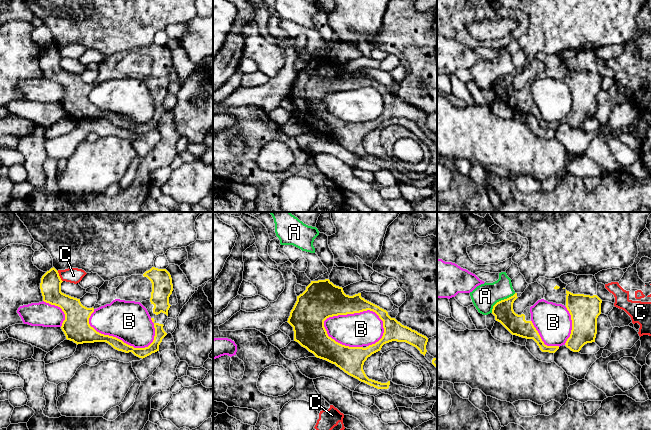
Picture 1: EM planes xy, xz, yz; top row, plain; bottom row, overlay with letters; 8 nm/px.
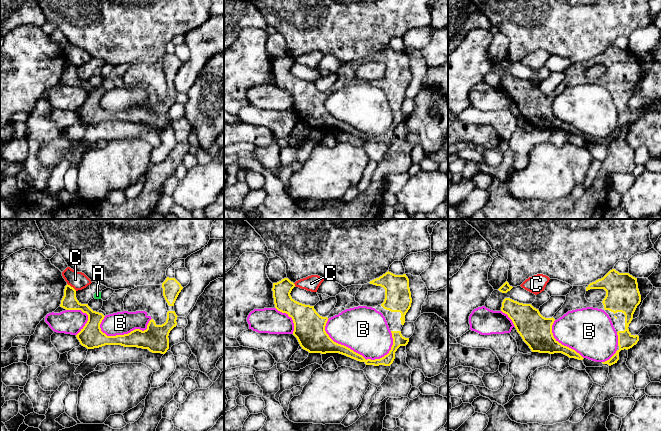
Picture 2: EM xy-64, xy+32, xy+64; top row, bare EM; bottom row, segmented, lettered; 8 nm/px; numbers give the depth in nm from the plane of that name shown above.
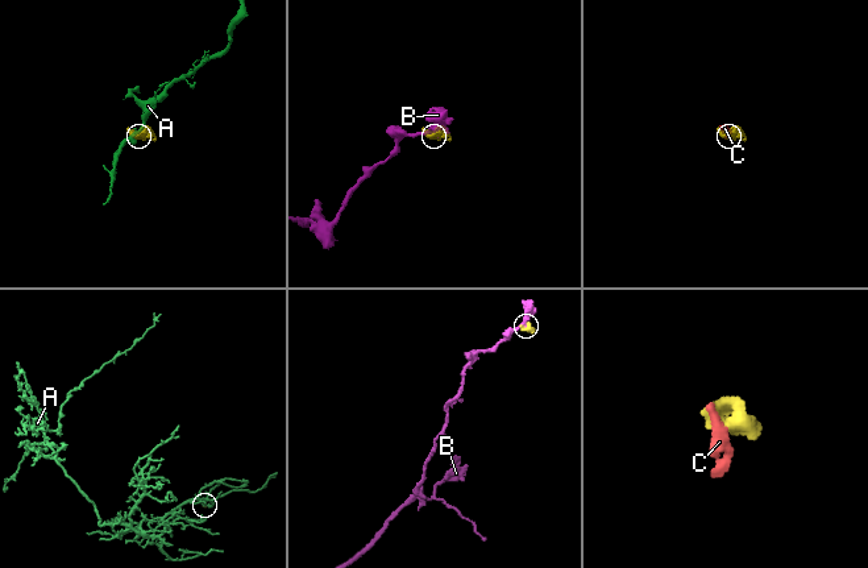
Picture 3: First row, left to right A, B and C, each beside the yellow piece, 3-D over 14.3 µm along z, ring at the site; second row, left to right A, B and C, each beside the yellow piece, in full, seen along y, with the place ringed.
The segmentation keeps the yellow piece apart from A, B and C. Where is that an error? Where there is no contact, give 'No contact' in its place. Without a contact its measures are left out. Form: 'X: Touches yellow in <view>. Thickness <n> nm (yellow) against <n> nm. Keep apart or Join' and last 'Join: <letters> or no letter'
A: Touches yellow in yz. Thickness 160 nm (yellow) against 200 nm. Keep apart
B: Touches yellow in xz. Thickness 240 nm (yellow) against 280 nm. Keep apart
C: Touches yellow in xy. Thickness 170 nm (yellow) against 130 nm. Keep apart
Join: no letter

